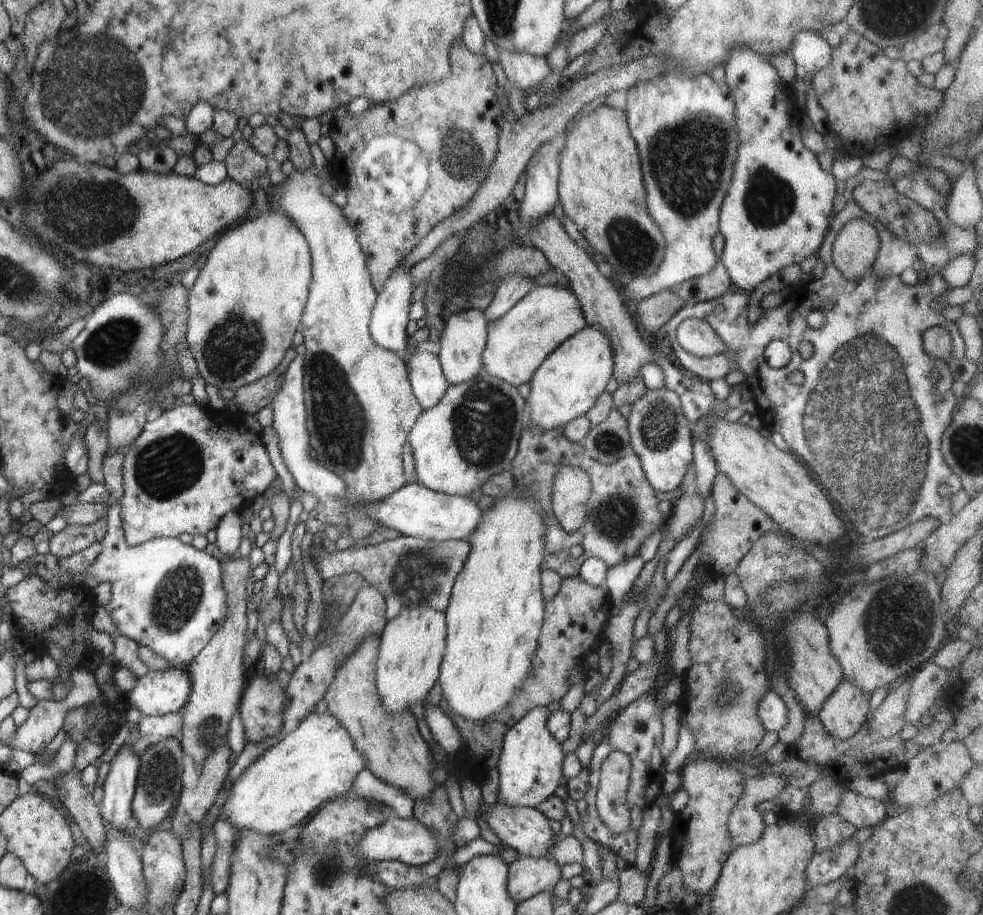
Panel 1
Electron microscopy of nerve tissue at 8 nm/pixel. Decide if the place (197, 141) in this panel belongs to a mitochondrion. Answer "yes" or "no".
no

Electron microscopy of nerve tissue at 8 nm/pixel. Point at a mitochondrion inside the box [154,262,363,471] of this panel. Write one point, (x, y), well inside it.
(231, 349)

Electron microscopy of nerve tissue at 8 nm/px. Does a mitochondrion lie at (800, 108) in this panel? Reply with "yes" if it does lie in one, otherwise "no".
no

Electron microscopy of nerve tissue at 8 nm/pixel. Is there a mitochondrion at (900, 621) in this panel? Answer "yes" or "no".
yes

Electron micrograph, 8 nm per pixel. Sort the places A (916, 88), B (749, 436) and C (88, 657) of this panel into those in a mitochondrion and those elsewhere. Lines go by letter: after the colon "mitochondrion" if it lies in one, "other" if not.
A: other
B: other
C: other

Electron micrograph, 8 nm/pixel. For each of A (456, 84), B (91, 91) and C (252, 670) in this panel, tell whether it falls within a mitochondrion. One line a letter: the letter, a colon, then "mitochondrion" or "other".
A: other
B: mitochondrion
C: other

